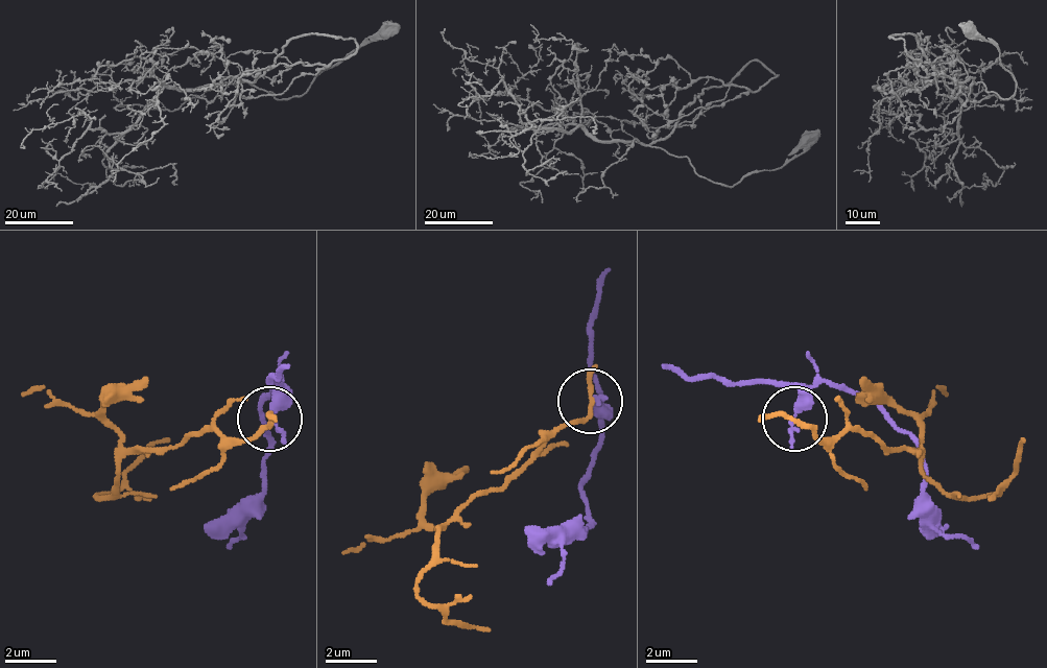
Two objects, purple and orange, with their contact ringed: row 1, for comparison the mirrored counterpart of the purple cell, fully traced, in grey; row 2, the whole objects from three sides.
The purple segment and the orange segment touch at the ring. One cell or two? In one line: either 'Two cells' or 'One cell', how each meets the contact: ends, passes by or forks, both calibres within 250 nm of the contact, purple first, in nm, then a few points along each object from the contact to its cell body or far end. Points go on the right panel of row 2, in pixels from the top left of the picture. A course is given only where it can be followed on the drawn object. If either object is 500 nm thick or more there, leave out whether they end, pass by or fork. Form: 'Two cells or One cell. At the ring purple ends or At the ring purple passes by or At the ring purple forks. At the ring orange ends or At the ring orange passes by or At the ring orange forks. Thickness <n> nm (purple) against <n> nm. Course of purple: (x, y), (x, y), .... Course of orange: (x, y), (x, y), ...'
Two cells. At the ring purple ends. At the ring orange passes by. Thickness 400 nm (purple) against 160 nm. Course of purple: (796, 418), (815, 385), (867, 391), (912, 436), (925, 507), (945, 533), (977, 546). Course of orange: (796, 418), (815, 436), (867, 430), (906, 450), (951, 495), (970, 495), (1008, 481), (1022, 436)

